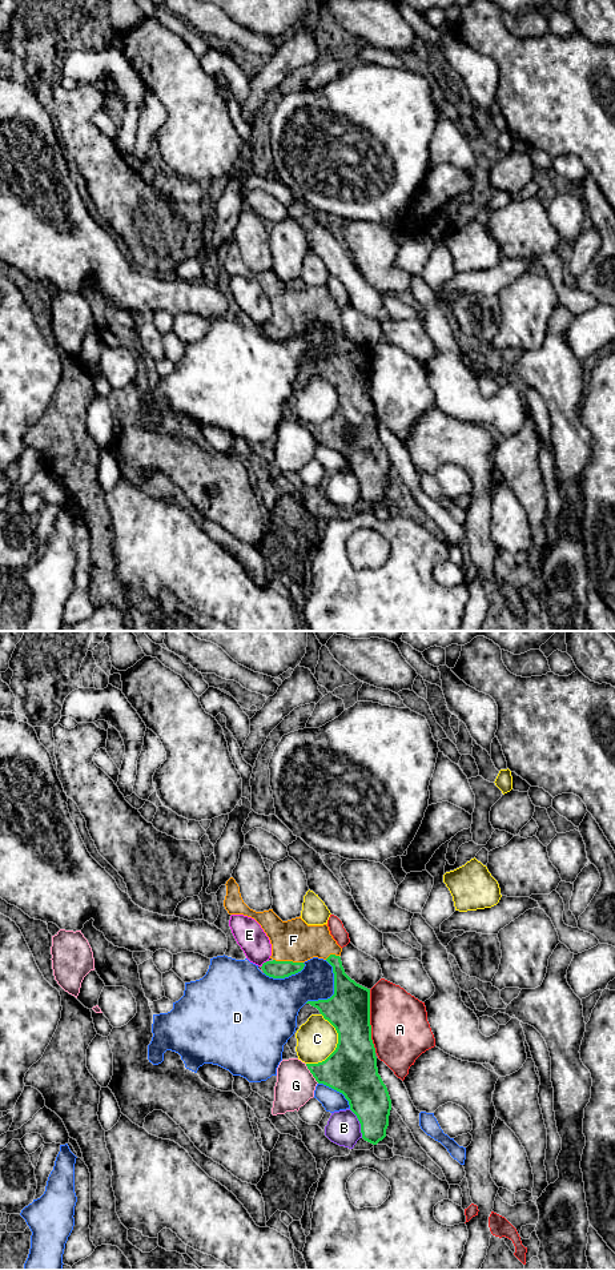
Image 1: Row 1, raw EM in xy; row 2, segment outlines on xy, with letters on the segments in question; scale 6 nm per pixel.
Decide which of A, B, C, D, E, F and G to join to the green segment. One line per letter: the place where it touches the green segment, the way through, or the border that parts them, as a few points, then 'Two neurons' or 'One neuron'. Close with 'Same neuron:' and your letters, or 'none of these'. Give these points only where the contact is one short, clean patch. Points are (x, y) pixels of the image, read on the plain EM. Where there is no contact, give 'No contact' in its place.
A: Touches green at xy (369, 382). Two neurons
B: Touches green at xy (360, 483). Two neurons
C: Touches green at xy (337, 406). Two neurons
D: Touches green at xy (334, 352). Two neurons
E: Touches green at xy (264, 324). Two neurons
F: Touches green at xy (288, 322). One neuron
G: Touches green at xy (310, 433). Two neurons
Same neuron: F

